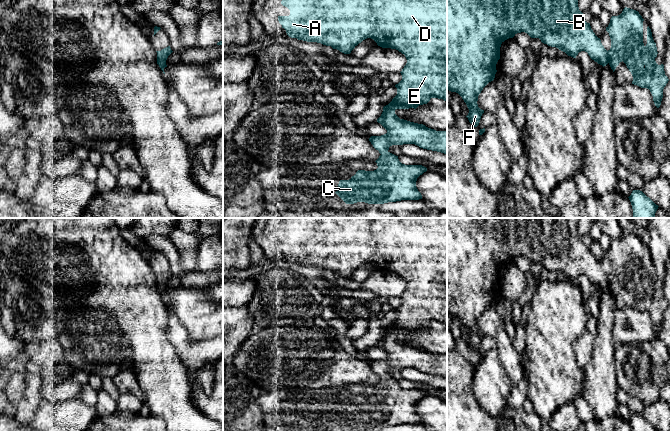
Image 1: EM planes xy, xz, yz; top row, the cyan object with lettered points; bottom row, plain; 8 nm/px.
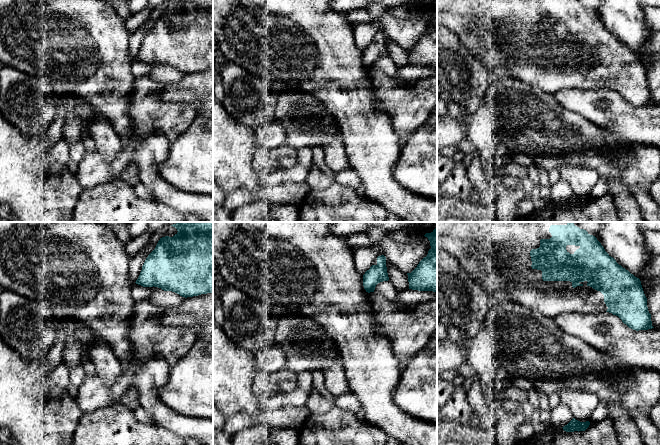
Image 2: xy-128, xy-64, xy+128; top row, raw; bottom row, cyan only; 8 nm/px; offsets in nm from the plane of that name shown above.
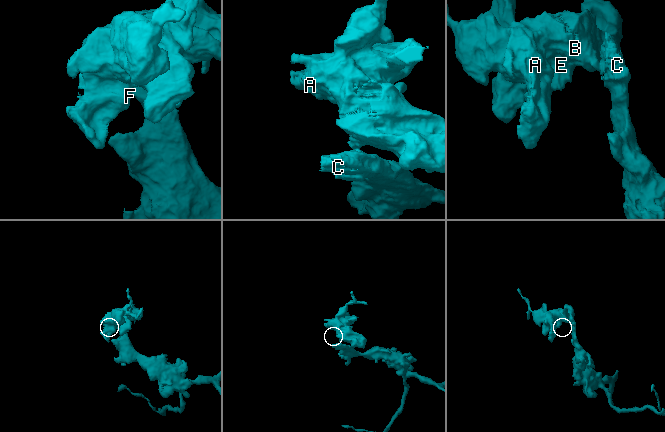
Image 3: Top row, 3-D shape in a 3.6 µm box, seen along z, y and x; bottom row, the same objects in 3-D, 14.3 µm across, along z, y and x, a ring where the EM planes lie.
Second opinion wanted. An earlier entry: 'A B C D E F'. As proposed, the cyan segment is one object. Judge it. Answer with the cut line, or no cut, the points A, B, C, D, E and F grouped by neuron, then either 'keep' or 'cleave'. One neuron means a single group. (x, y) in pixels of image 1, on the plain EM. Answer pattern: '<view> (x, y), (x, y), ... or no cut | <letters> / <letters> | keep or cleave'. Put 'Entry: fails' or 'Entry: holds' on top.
Entry: holds
no cut | A B C D E F | keep

